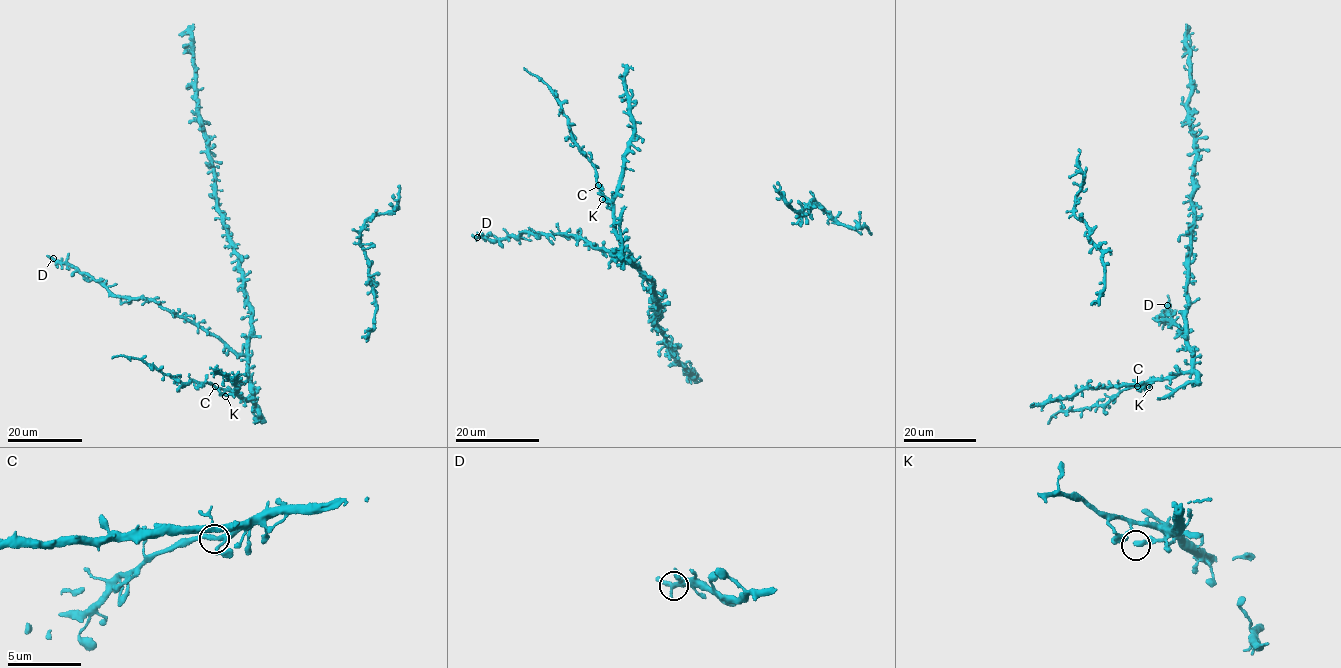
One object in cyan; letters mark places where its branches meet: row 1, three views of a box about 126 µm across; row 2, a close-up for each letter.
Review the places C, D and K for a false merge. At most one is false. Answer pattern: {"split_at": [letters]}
{"split_at": []}

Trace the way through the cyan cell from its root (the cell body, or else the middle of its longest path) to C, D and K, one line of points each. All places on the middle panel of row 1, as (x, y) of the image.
C: (620, 244), (613, 204), (598, 185)
D: (620, 244), (619, 253), (632, 263), (621, 253), (617, 256), (563, 233), (524, 232), (496, 241), (477, 237)
K: (620, 244), (613, 207), (602, 199)

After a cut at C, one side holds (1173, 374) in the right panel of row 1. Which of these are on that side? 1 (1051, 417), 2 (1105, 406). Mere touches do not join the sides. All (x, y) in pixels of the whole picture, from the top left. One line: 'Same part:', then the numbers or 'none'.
Same part: none

